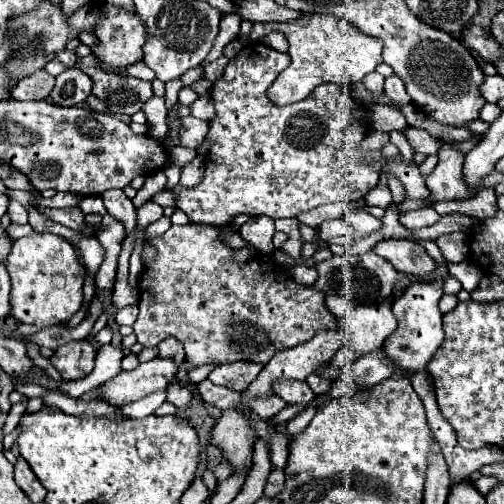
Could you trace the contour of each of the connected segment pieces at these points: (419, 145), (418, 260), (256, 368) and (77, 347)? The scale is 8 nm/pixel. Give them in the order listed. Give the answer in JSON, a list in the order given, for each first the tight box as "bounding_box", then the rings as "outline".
[{"bounding_box":[406,128,440,154],"outline":[[[406,128],[406,138],[410,142],[410,146],[416,150],[416,152],[422,152],[422,154],[438,154],[440,150],[440,140],[434,138],[430,132],[422,130],[422,128]]]},{"bounding_box":[374,240,436,276],"outline":[[[382,240],[374,246],[374,252],[394,264],[398,272],[426,276],[436,268],[436,262],[428,256],[428,252],[412,240]]]},{"bounding_box":[210,362,264,392],"outline":[[[230,362],[230,364],[220,364],[210,372],[210,380],[218,386],[226,386],[230,390],[242,392],[264,368],[264,364],[254,364],[254,362]]]},{"bounding_box":[50,340,96,380],"outline":[[[74,340],[56,350],[50,358],[54,368],[60,372],[64,380],[76,380],[88,374],[94,368],[96,350],[88,340]]]}]

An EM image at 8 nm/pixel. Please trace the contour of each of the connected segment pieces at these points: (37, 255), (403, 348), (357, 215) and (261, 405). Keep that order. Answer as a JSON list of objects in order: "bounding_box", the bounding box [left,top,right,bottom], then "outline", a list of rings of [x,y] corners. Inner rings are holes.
[{"bounding_box":[8,232,86,328],"outline":[[[36,232],[14,240],[8,256],[8,274],[12,280],[12,316],[24,324],[38,328],[66,322],[82,306],[82,284],[86,270],[80,264],[76,250],[62,236]]]},{"bounding_box":[384,282,444,376],"outline":[[[416,282],[392,304],[392,312],[398,320],[398,328],[384,342],[384,354],[394,362],[396,370],[404,372],[406,376],[424,372],[428,362],[444,342],[442,314],[438,310],[440,298],[442,298],[442,282]]]},{"bounding_box":[343,208,382,236],"outline":[[[358,208],[347,211],[343,217],[346,222],[350,222],[350,226],[356,230],[358,236],[368,236],[372,232],[378,232],[382,228],[382,222],[378,218],[374,218],[372,214],[368,214],[366,210]]]},{"bounding_box":[248,396,286,420],"outline":[[[270,396],[268,400],[252,400],[252,404],[248,404],[262,420],[268,420],[272,416],[276,416],[284,406],[286,402],[280,400],[280,396]]]}]

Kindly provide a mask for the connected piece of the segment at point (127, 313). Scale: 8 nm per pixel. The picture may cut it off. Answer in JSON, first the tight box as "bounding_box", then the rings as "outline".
{"bounding_box":[116,304,138,326],"outline":[[[132,304],[132,306],[124,306],[124,308],[120,308],[118,312],[116,312],[116,322],[120,324],[120,326],[124,326],[124,324],[128,324],[128,326],[132,326],[134,322],[136,322],[136,316],[138,316],[138,306],[136,304]]]}

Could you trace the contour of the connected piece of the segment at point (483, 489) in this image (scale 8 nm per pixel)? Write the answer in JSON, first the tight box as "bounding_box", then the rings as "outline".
{"bounding_box":[474,476,498,496],"outline":[[[480,476],[480,478],[474,482],[476,490],[478,490],[482,496],[486,496],[496,484],[498,484],[498,478],[494,478],[494,476]]]}

